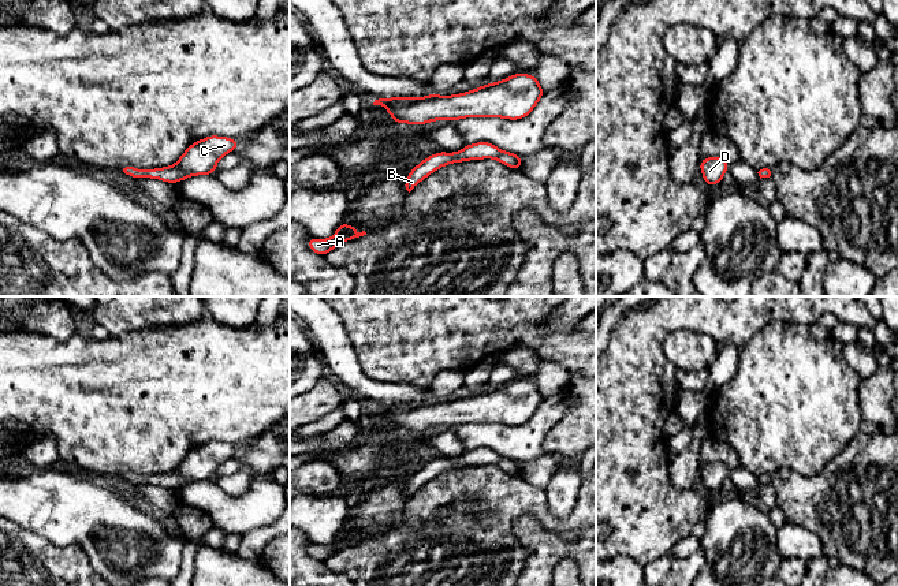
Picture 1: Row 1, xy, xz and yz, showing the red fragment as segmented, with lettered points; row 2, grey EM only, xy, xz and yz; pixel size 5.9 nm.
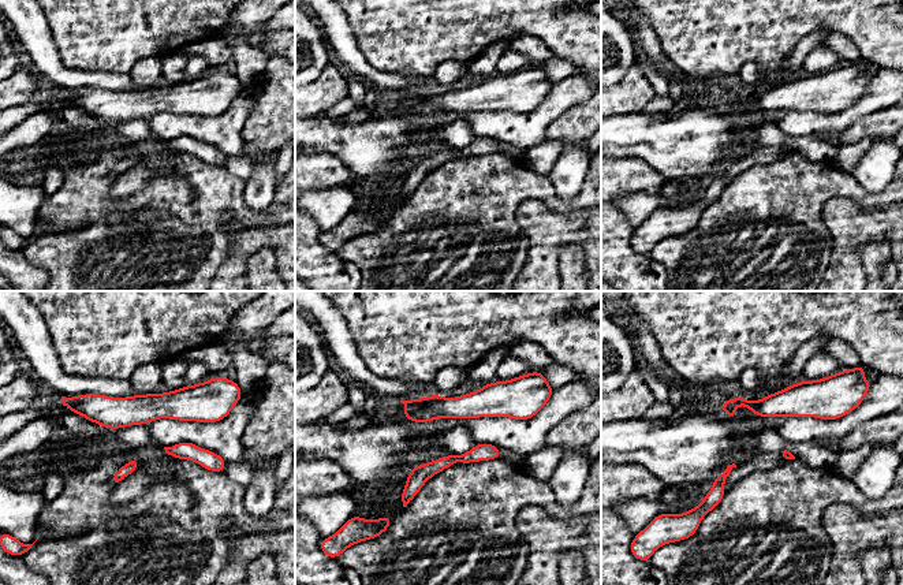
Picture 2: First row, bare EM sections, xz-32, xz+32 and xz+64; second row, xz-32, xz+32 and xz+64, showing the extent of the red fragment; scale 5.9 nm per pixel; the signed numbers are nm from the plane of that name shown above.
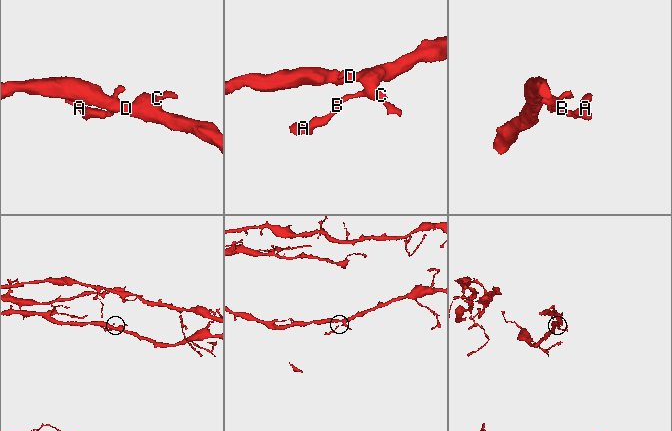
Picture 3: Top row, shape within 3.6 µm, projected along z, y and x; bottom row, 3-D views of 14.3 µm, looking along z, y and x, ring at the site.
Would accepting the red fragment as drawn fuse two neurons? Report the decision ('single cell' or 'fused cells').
single cell

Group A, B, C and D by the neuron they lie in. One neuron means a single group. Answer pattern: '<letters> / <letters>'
A B C D

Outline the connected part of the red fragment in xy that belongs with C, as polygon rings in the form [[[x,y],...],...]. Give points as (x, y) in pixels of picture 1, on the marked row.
[[[209,135],[193,142],[174,165],[148,171],[126,167],[123,172],[134,179],[160,179],[175,184],[190,176],[213,175],[217,161],[236,149],[239,149],[238,141],[228,137]]]

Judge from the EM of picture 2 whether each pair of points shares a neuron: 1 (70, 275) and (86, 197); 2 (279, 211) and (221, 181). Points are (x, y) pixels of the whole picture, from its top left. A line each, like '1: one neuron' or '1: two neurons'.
1: two neurons
2: one neuron

